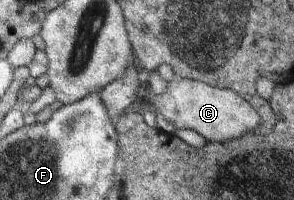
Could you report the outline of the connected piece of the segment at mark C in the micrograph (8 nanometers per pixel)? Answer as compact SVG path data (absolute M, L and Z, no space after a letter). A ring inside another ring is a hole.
M175 76L169 82L165 90L158 95L149 95L146 98L152 105L153 112L157 111L167 122L176 129L189 129L200 134L207 143L221 143L227 140L235 140L245 133L253 133L260 118L253 107L245 102L231 89L212 87L202 80L192 81L180 79Z

